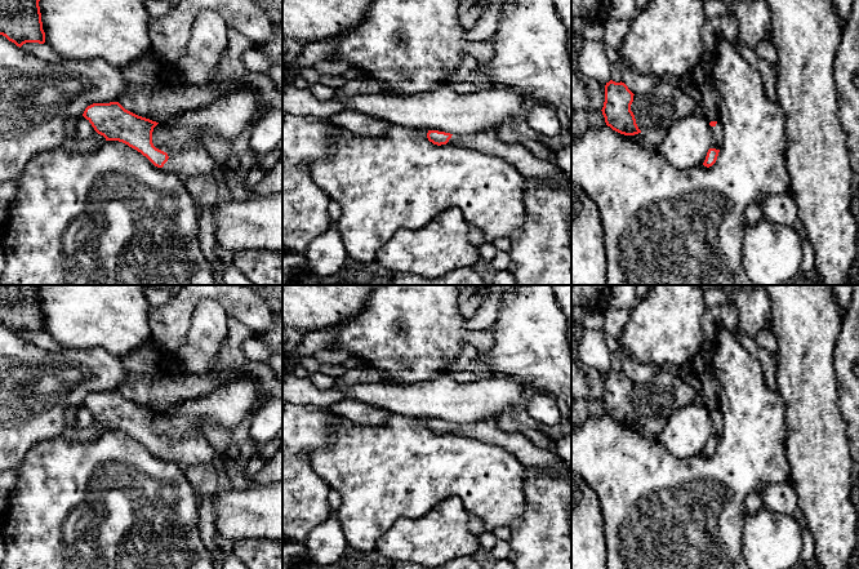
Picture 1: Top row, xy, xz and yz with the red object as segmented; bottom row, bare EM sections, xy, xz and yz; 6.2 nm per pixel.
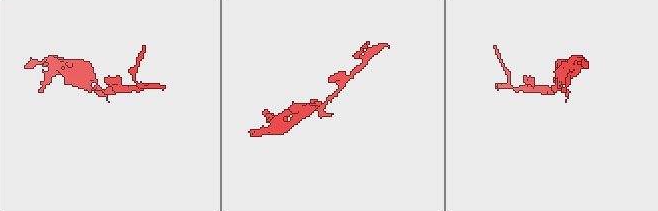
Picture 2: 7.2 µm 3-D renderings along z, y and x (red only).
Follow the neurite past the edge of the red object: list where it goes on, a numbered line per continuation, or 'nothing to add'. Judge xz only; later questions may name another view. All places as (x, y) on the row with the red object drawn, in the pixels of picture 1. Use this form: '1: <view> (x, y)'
1: xz (532, 168)

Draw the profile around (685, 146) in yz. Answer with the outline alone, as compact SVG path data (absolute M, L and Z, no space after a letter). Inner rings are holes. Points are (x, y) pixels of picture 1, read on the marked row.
M686 116L675 121L658 151L677 169L686 170L704 163L713 142L704 116Z

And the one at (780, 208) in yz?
M791 192L770 195L758 201L764 218L778 225L793 227L798 210Z

